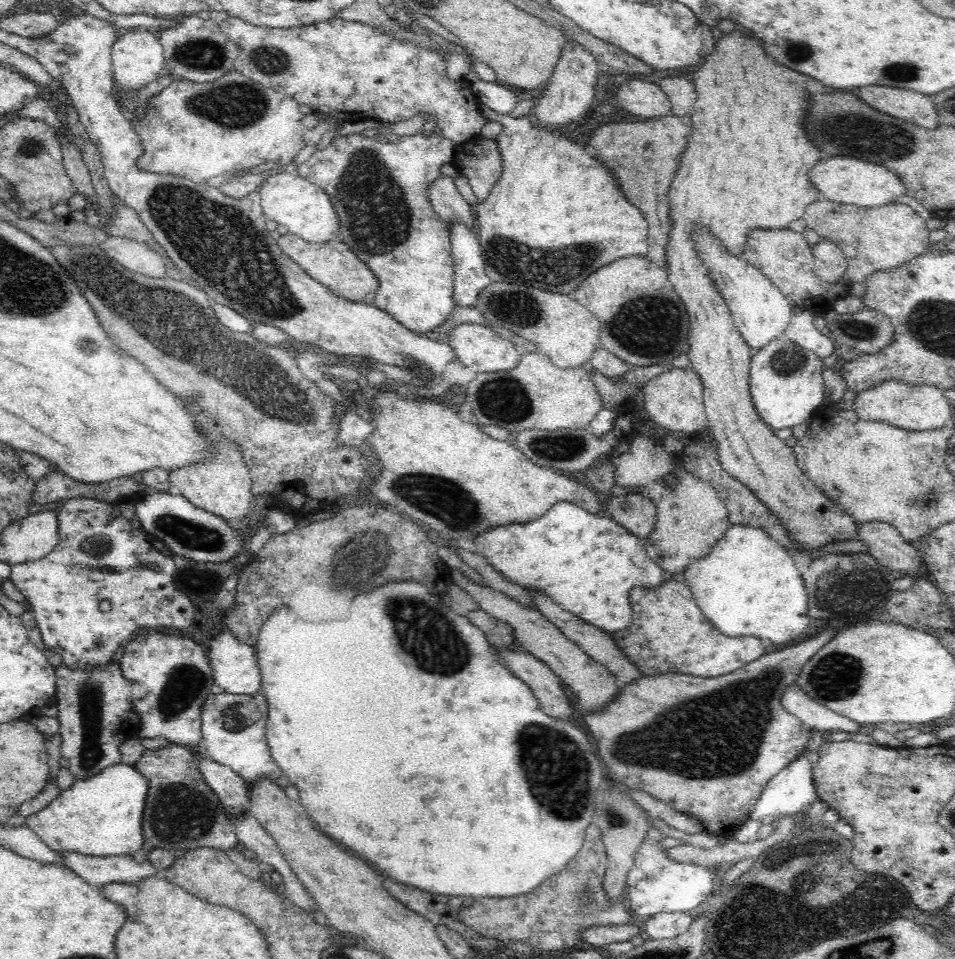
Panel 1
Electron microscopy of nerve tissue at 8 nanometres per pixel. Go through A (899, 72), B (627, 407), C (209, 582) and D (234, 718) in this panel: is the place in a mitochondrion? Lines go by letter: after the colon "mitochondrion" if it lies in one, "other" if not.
A: mitochondrion
B: other
C: other
D: mitochondrion

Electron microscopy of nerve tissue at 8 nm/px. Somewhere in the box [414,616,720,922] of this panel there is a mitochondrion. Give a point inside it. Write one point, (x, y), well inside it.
(558, 771)

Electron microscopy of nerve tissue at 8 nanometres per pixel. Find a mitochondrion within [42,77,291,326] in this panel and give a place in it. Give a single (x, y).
(239, 103)

